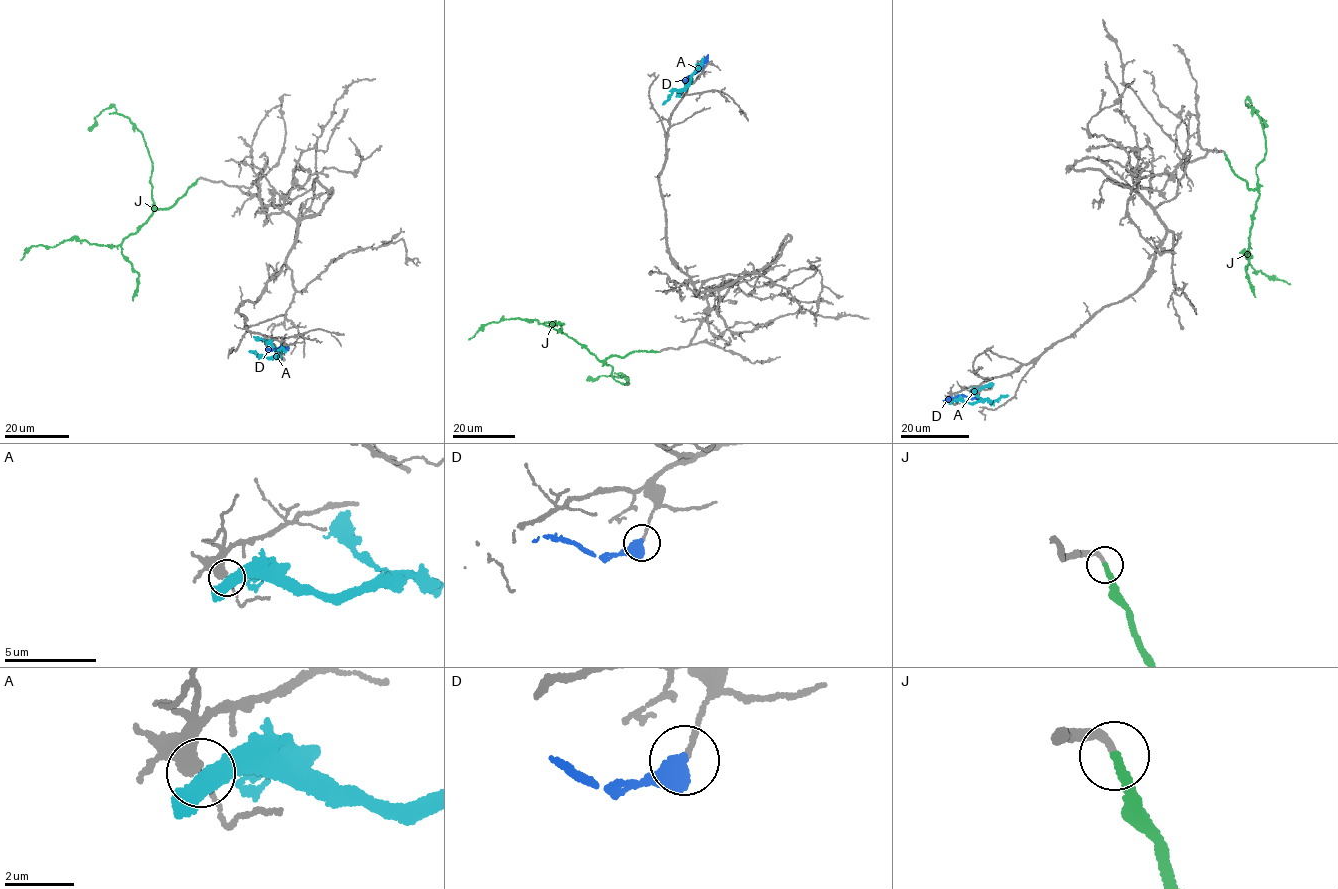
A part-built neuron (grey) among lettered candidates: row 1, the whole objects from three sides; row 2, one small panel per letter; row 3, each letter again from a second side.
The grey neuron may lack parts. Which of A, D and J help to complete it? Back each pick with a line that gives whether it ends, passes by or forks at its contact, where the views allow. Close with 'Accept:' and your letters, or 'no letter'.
J: It ends there
Accept: J

